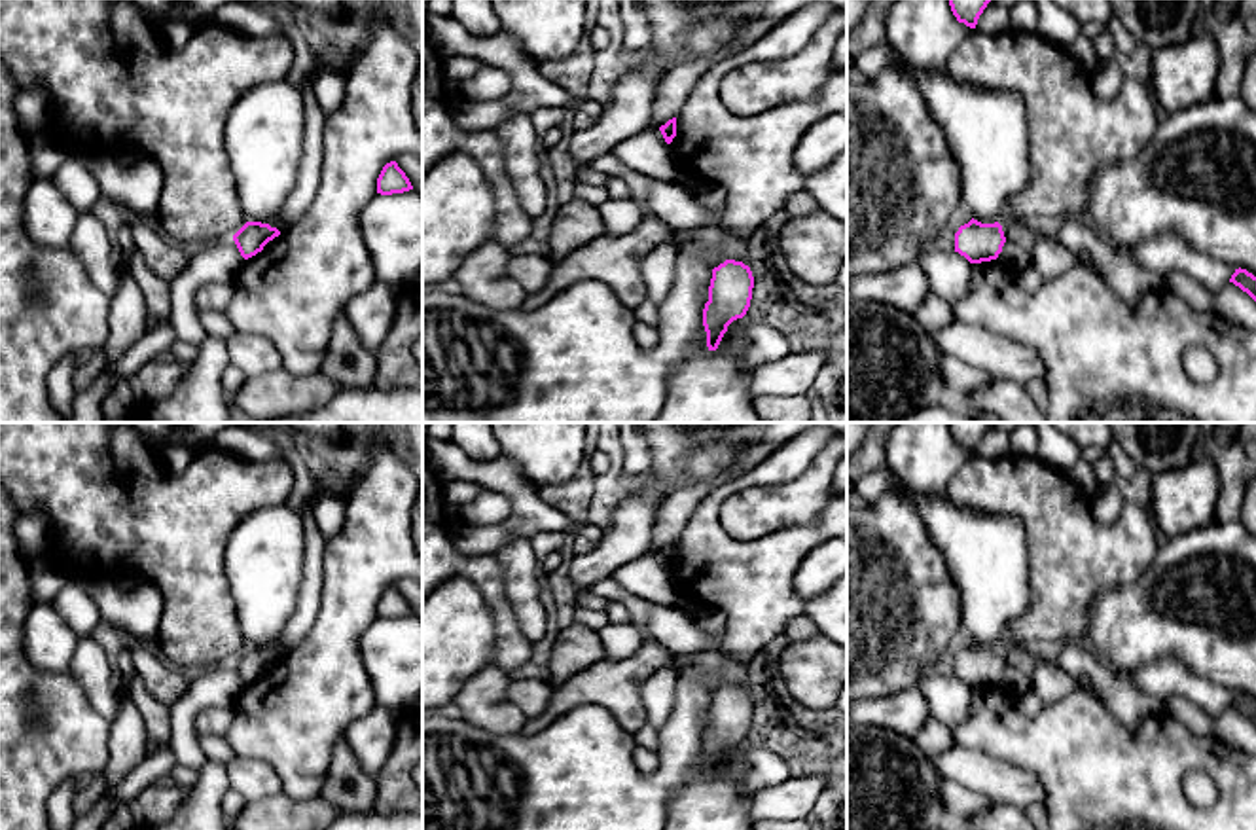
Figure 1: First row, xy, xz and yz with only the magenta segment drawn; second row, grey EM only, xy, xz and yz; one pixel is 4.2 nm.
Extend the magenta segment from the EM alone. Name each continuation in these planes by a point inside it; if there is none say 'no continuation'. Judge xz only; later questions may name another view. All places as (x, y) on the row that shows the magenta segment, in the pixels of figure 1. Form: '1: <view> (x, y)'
no continuation

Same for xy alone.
no continuation

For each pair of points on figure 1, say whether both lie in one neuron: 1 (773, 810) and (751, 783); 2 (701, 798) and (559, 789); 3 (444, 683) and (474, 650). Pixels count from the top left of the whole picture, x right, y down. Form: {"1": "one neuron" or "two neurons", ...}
{"1": "two neurons", "2": "two neurons", "3": "one neuron"}

